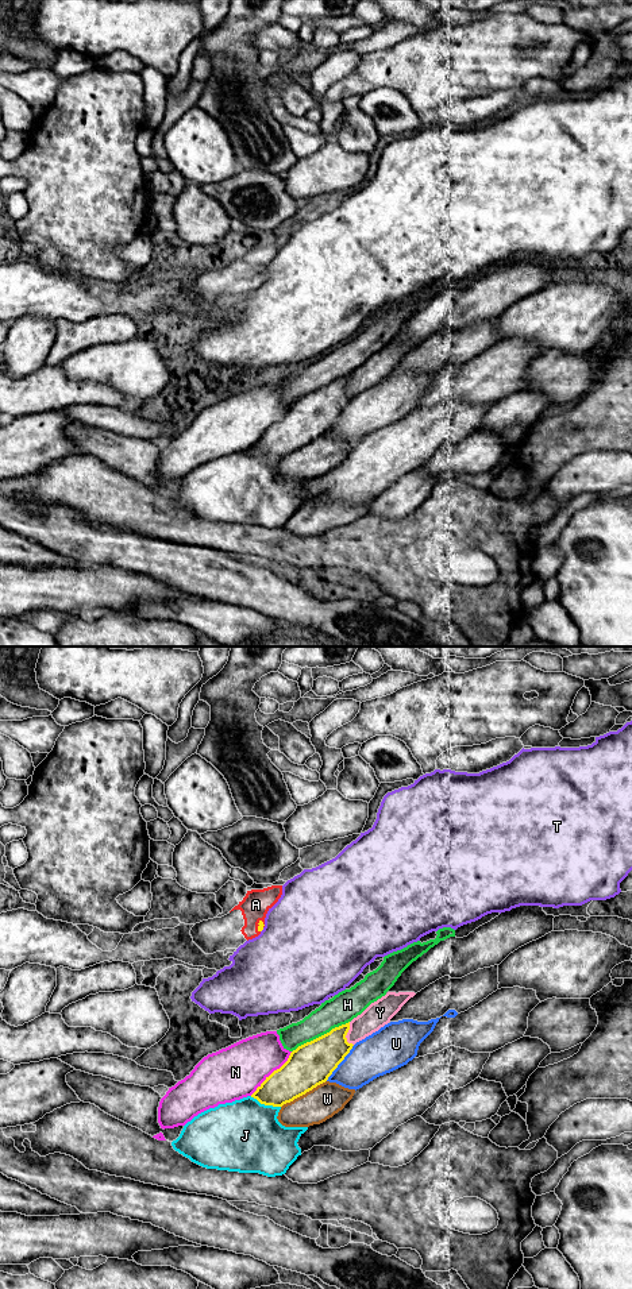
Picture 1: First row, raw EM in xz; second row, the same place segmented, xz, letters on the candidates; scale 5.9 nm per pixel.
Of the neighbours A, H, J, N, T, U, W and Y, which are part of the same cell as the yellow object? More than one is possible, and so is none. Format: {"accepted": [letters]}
{"accepted": ["A"]}

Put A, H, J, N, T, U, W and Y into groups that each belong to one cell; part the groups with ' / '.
A / H / J / N / T / U / W / Y

